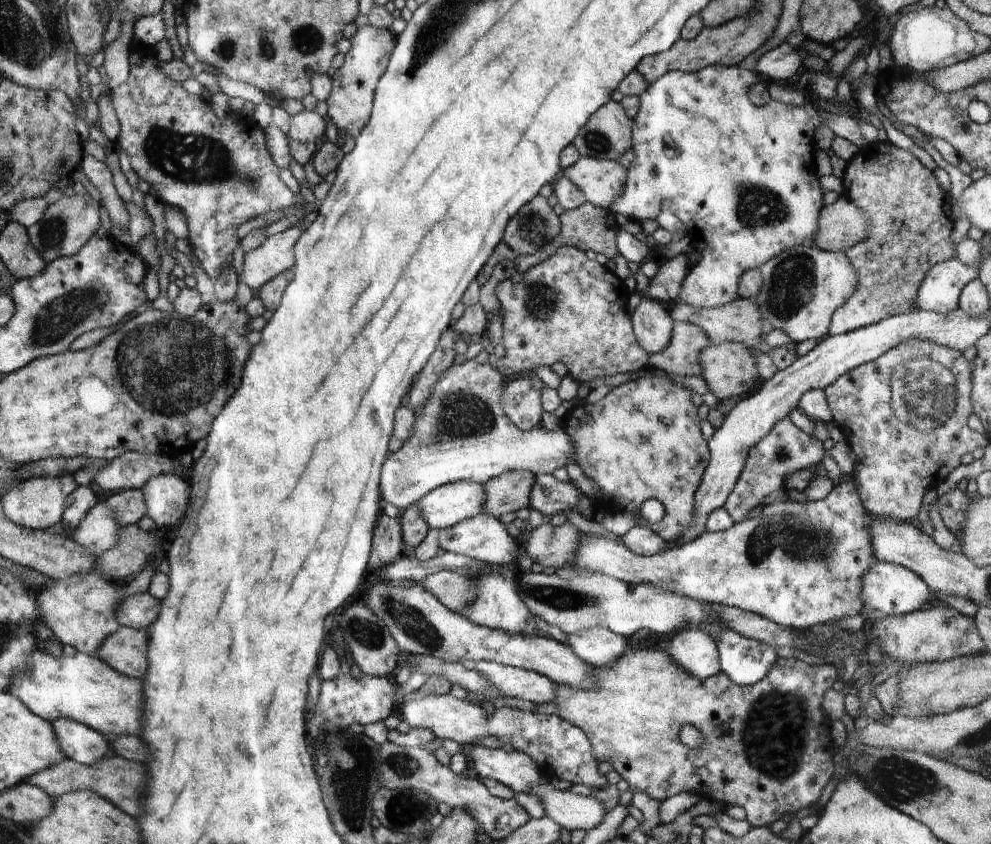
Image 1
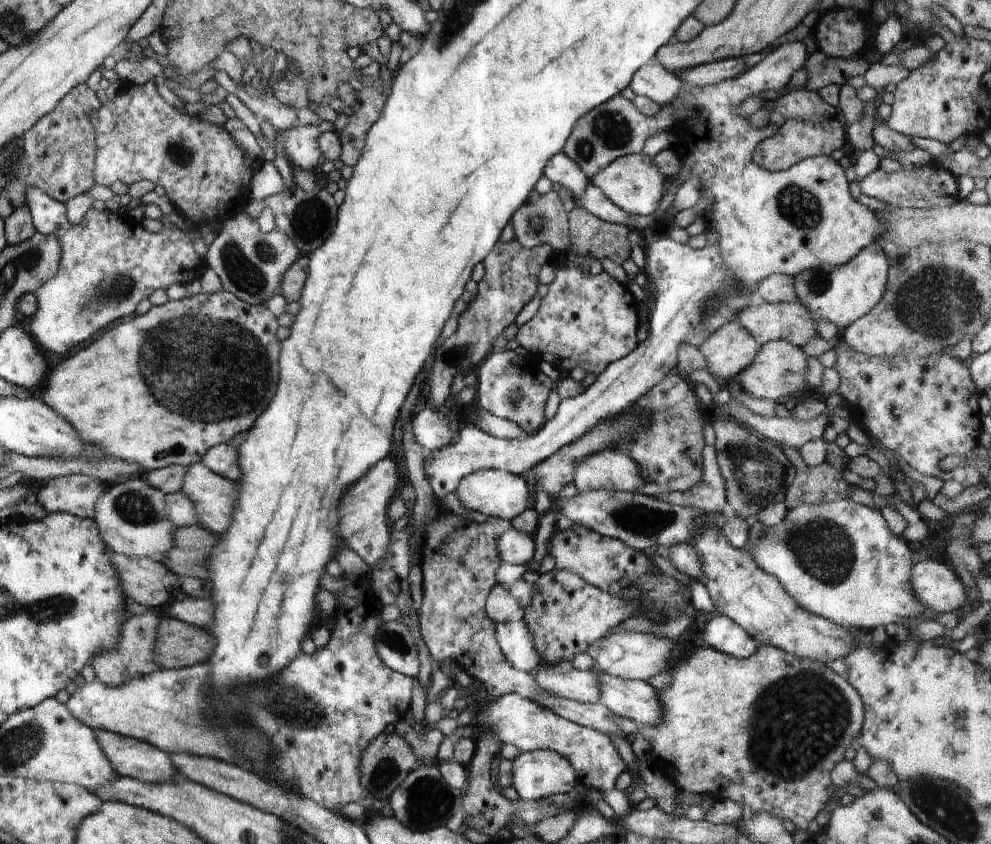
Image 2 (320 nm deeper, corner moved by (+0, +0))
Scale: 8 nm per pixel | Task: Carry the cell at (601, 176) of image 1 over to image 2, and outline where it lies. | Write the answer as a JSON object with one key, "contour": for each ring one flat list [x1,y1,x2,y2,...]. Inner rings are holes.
{"contour":[[643,151,626,155,614,160,605,169,595,175,590,182,596,185,604,194,622,210,630,214,651,215,660,204,665,194,668,178,660,173,653,159]]}

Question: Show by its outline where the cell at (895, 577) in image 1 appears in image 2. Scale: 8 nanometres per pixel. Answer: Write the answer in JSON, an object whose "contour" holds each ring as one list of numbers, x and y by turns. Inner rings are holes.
{"contour":[[932,559,918,562,911,570,911,583,915,596,935,614,970,606,965,584,948,564]]}

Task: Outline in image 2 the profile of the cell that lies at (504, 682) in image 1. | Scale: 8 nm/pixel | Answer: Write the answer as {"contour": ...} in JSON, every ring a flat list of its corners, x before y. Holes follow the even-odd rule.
{"contour":[[541,664,534,674,536,682,549,694,580,701,598,703,601,699,600,670,579,671,572,669,562,673,559,668]]}

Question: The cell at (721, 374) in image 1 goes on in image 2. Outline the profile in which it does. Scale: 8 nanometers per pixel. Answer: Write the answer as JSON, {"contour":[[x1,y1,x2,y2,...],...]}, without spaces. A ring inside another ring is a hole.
{"contour":[[770,341,761,346,760,352,754,358,752,364,746,367,735,380,740,384,740,388,749,395,756,398,768,398,776,402,791,402,797,396,808,394,810,386,807,381,808,357,791,342]]}

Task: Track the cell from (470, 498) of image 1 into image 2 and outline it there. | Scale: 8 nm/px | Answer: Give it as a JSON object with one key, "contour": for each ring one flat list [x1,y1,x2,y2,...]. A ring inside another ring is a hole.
{"contour":[[482,469,465,476,457,486,457,498,469,510,482,512,489,517,511,521,526,509,533,508,530,503,530,491,533,486,528,477,510,474,498,469]]}

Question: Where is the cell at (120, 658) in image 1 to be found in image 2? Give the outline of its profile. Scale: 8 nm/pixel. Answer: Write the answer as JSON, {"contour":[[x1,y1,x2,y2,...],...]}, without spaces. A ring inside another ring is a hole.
{"contour":[[172,616,161,621,155,647,155,663,162,669,181,669,206,662,216,642,202,627]]}

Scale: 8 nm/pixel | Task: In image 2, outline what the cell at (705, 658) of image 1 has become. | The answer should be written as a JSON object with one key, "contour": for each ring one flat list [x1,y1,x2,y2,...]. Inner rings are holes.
{"contour":[[720,614,712,618,702,631,708,647,715,648,734,658,748,658,761,645,737,622]]}

